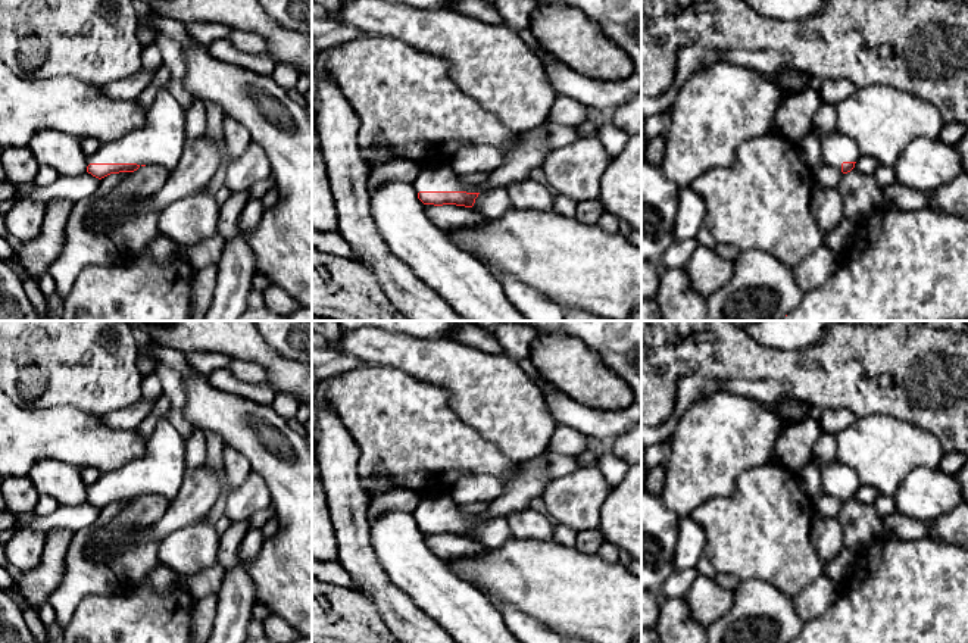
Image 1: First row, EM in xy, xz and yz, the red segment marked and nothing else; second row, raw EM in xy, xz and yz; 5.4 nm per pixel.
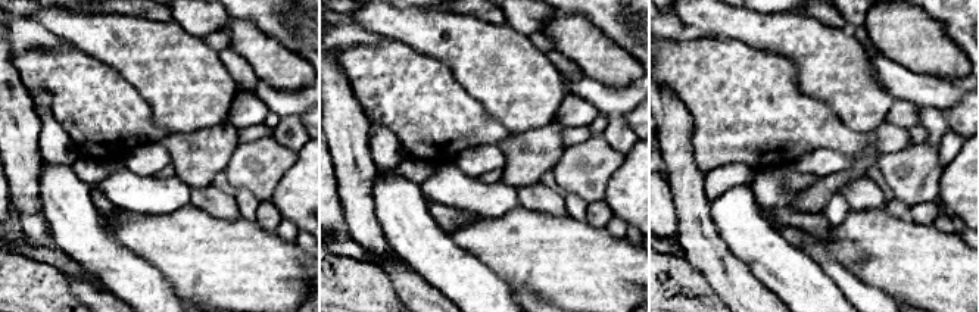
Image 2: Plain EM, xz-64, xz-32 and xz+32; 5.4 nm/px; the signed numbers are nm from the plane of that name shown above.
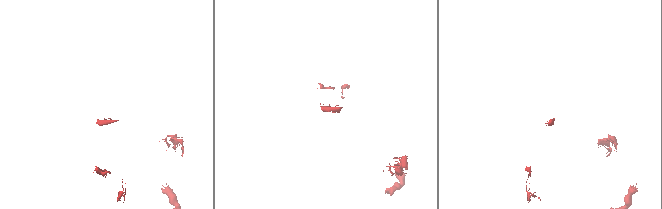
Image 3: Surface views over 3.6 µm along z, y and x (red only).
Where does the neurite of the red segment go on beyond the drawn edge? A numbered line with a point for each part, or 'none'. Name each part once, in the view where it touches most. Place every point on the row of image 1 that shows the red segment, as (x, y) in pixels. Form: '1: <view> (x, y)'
1: xz (495, 202)

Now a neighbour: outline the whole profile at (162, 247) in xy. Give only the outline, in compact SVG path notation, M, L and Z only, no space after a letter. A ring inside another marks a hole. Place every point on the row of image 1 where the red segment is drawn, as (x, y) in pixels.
M159 234L146 246L146 249L140 255L157 260L166 260L169 257L178 256L181 250L182 249L171 238L165 237L163 234Z

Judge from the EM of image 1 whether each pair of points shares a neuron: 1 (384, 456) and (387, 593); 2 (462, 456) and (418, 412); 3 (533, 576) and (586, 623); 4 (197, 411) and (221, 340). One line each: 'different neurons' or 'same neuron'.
1: different neurons
2: same neuron
3: same neuron
4: different neurons

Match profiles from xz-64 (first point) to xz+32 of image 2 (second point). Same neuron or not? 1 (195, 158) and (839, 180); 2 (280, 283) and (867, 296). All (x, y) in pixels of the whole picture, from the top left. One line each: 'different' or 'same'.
1: same
2: different

